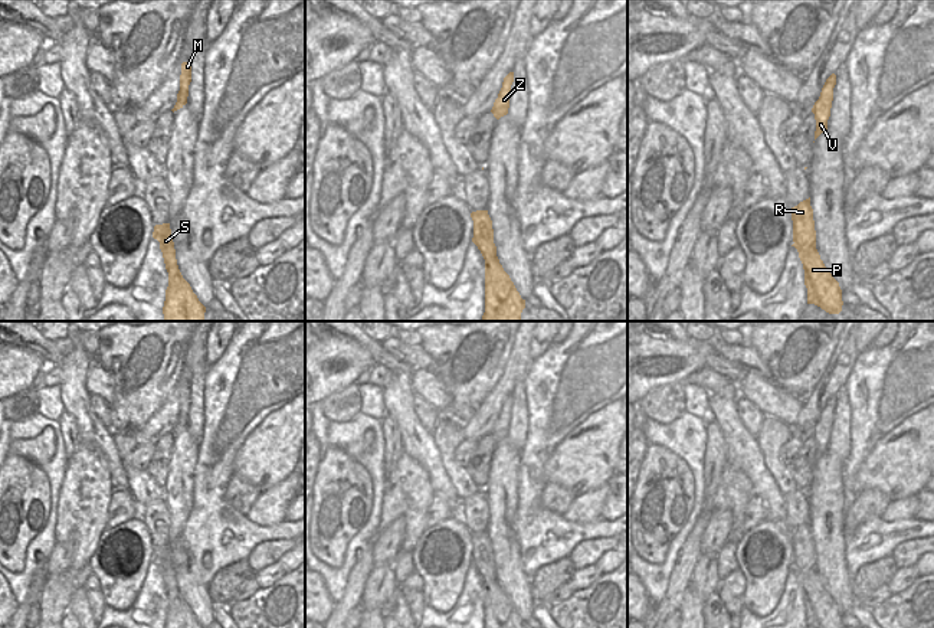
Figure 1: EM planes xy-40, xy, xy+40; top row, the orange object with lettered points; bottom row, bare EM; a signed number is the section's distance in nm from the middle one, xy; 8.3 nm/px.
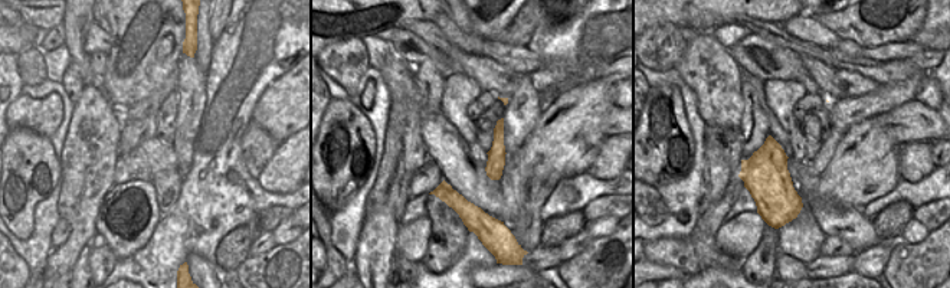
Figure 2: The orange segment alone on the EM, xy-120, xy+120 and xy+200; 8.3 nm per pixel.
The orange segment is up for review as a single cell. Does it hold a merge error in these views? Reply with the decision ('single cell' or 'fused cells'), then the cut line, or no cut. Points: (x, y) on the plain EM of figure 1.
fused cells | xy-40 (164, 581), (174, 599)

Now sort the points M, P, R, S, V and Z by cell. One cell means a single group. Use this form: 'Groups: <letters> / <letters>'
Groups: M R S V Z / P

